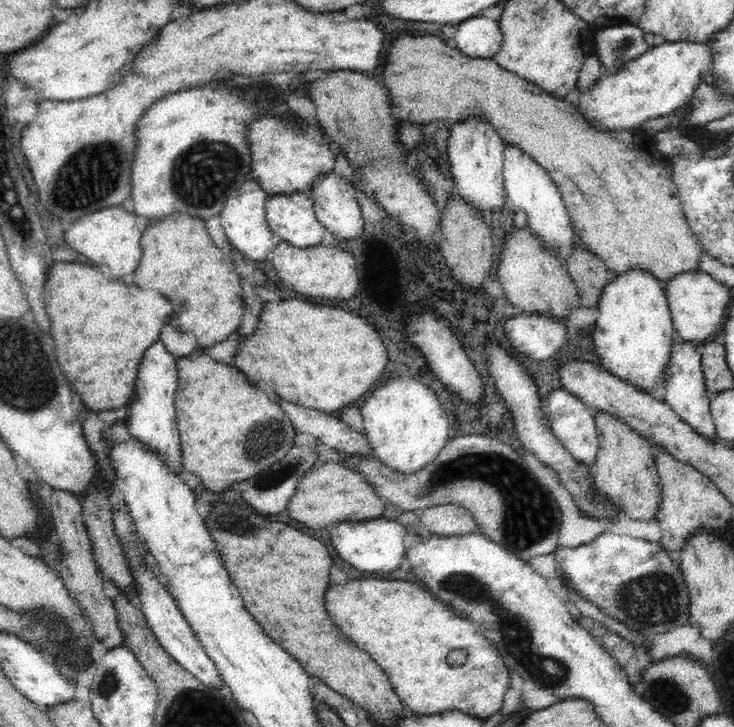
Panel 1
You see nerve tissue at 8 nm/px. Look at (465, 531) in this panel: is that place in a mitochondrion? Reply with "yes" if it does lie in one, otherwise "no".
no

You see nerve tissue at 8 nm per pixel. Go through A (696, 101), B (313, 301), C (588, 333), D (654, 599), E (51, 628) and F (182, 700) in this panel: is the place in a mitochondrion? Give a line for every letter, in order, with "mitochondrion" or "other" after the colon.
A: other
B: other
C: other
D: mitochondrion
E: mitochondrion
F: mitochondrion

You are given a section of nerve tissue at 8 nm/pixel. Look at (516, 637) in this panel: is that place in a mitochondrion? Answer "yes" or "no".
yes

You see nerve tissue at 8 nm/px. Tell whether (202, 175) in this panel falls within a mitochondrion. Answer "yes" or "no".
yes

